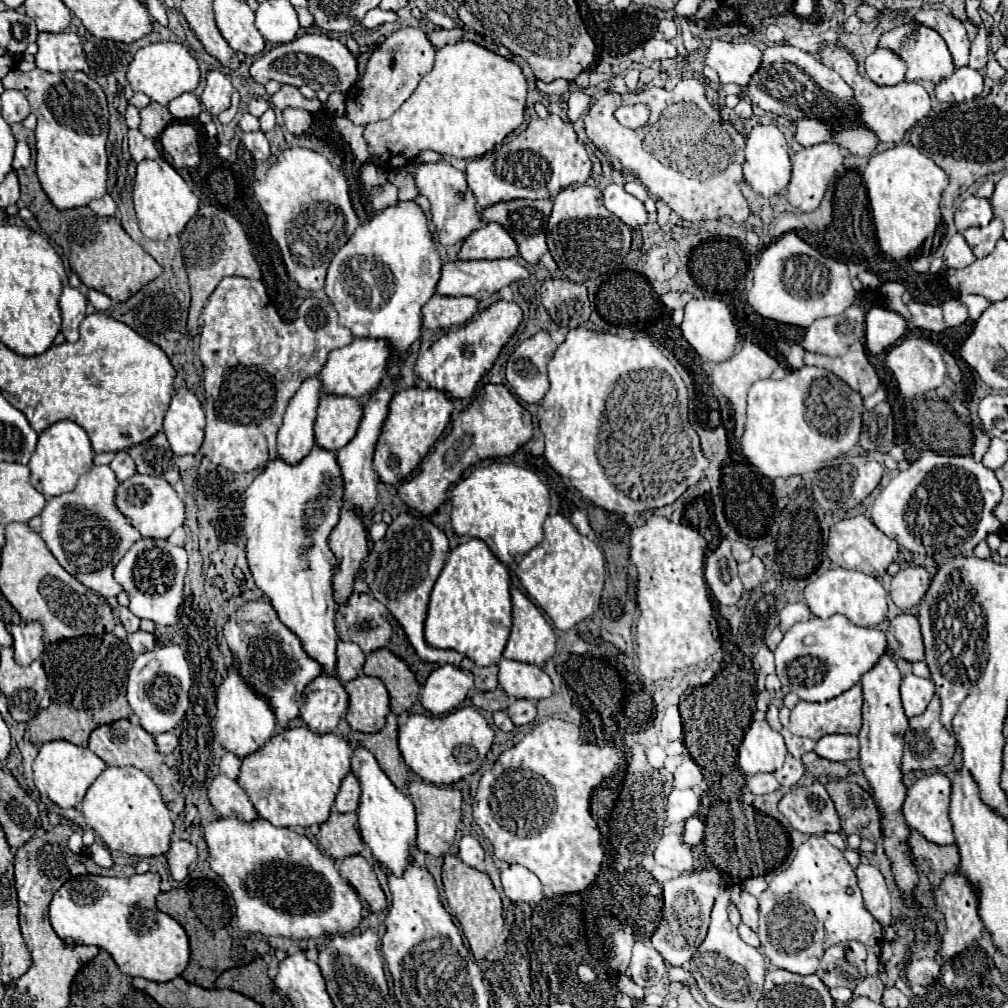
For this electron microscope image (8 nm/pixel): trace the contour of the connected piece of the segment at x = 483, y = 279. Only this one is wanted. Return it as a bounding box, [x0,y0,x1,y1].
[436,258,528,296]

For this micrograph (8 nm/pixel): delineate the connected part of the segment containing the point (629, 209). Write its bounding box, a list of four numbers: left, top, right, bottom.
[604,184,648,228]

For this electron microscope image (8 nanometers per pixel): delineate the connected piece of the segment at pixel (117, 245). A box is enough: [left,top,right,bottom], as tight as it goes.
[18,164,162,302]

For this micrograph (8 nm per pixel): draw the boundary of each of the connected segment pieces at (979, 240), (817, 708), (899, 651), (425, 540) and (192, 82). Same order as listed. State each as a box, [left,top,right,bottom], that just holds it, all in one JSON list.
[[962,218,1002,258],[790,684,862,740],[886,614,924,662],[362,512,465,666],[128,42,200,104]]

